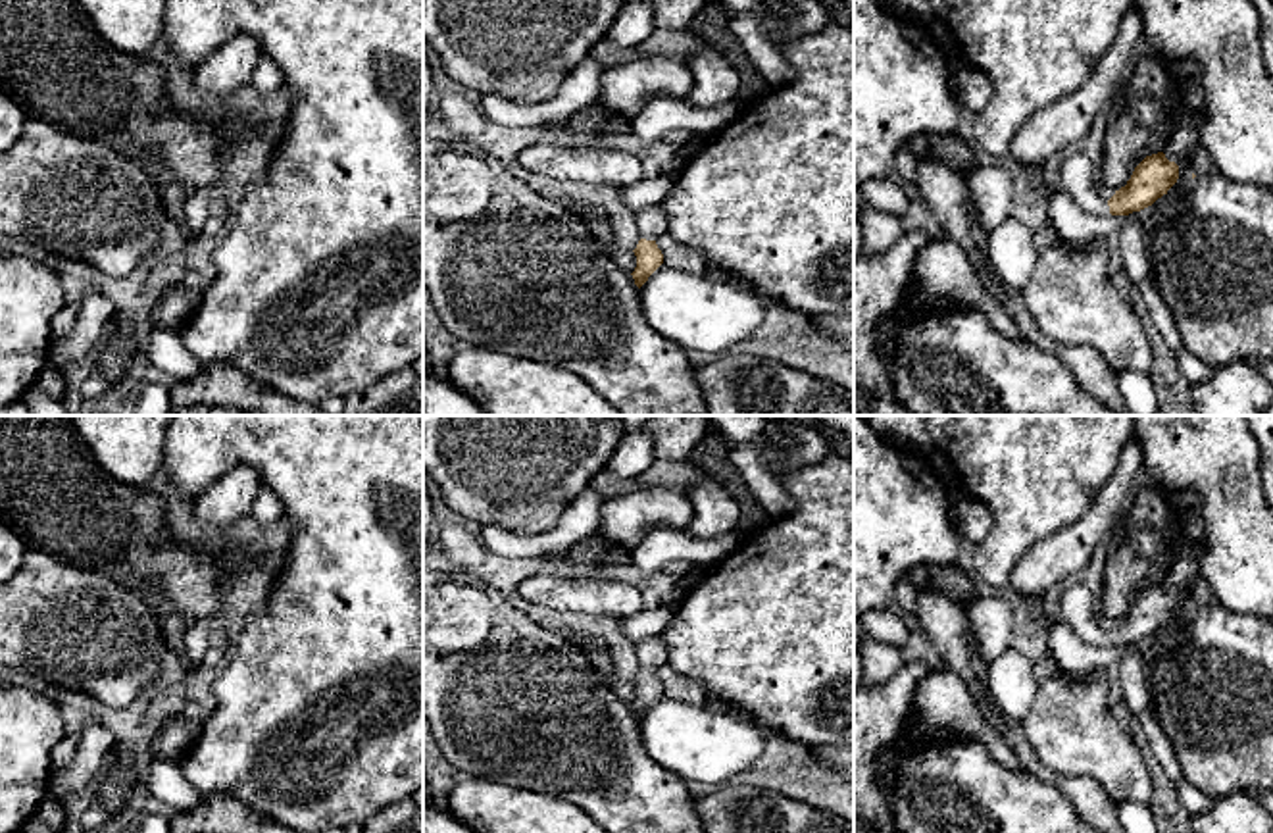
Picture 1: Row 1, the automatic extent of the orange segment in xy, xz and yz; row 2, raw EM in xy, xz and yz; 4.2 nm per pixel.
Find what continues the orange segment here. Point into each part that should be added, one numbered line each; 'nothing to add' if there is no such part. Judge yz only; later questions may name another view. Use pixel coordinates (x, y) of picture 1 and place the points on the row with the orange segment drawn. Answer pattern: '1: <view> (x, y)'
1: yz (1077, 176)

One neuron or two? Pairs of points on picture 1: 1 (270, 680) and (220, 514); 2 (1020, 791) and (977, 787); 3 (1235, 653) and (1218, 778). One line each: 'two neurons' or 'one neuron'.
1: two neurons
2: one neuron
3: one neuron

